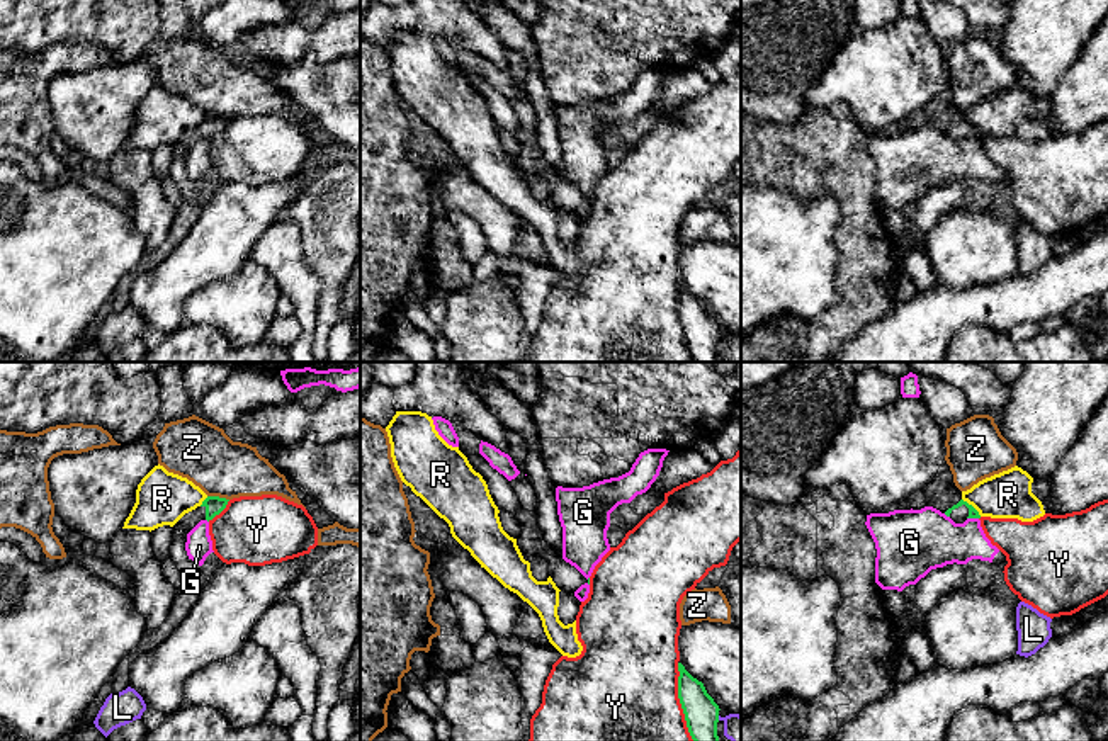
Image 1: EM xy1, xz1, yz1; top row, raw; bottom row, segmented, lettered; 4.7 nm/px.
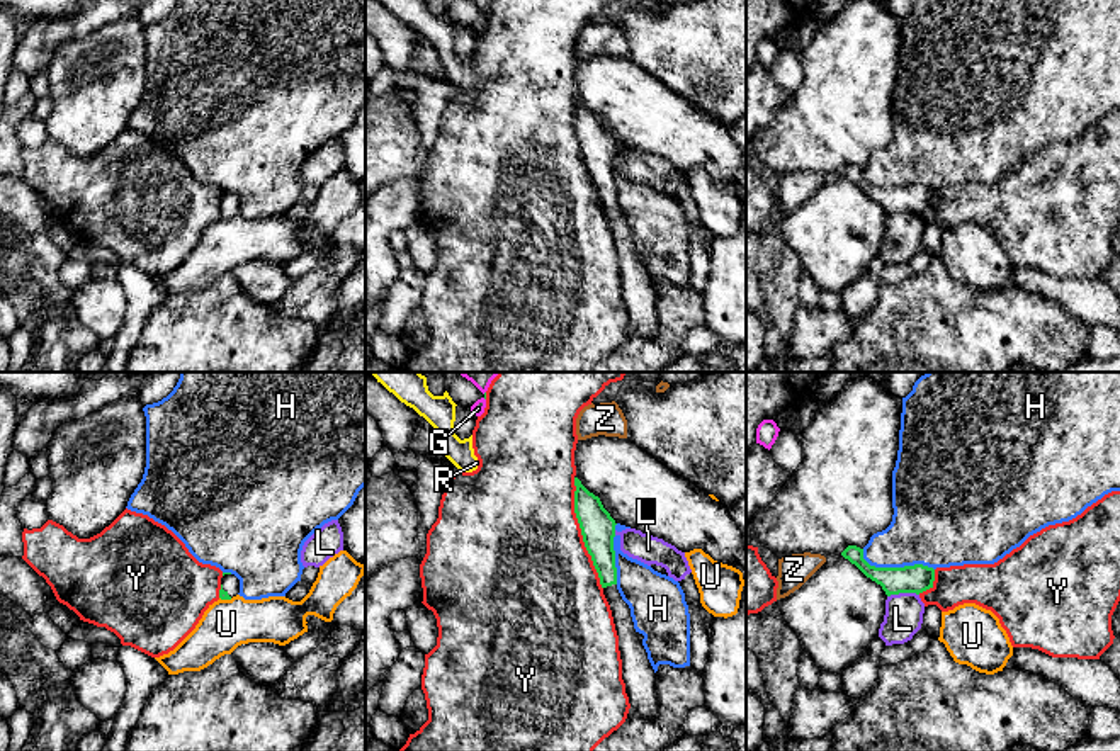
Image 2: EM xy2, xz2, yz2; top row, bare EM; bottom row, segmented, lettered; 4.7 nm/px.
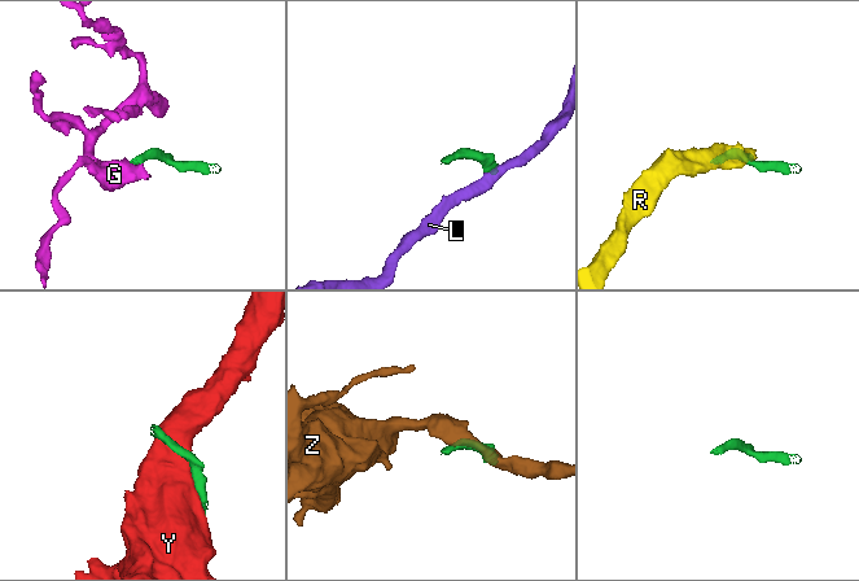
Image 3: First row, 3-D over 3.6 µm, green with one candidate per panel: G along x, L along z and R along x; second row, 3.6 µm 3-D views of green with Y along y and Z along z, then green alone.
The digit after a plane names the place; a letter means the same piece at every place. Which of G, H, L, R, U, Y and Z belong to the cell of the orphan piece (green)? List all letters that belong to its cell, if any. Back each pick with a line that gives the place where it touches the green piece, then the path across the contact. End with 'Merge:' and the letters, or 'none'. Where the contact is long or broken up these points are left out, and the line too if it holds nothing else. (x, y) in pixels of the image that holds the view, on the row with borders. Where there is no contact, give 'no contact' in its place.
Merge: none

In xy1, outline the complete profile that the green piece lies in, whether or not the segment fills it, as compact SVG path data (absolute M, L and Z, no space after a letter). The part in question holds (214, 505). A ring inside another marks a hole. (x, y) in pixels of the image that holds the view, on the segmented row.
M207 496L201 506L195 510L185 513L175 525L173 530L184 530L189 534L201 520L212 520L216 515L219 515L229 500L219 498L219 496Z

